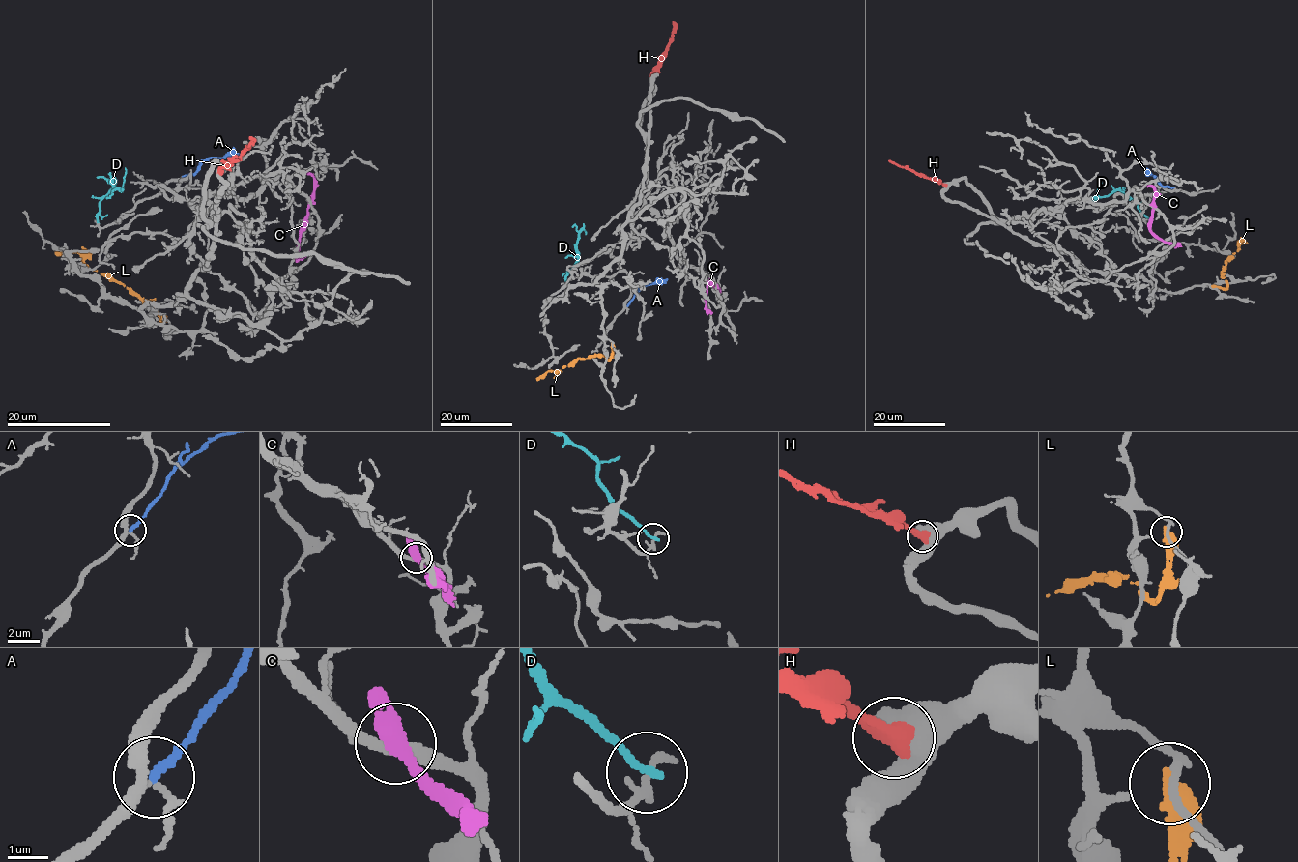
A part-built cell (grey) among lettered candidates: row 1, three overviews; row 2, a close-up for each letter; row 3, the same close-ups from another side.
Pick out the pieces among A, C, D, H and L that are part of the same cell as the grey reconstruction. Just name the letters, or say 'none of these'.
none of these

